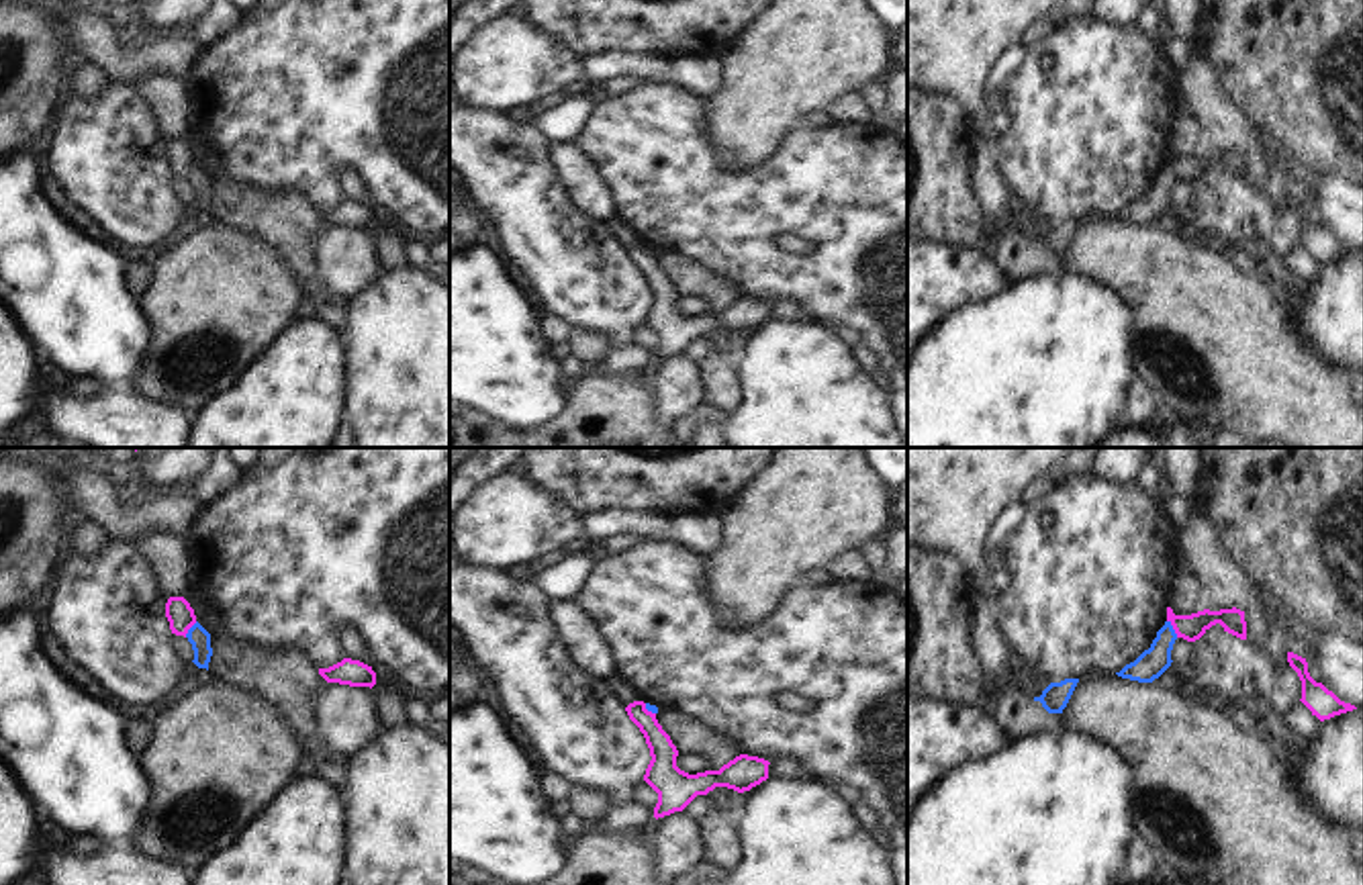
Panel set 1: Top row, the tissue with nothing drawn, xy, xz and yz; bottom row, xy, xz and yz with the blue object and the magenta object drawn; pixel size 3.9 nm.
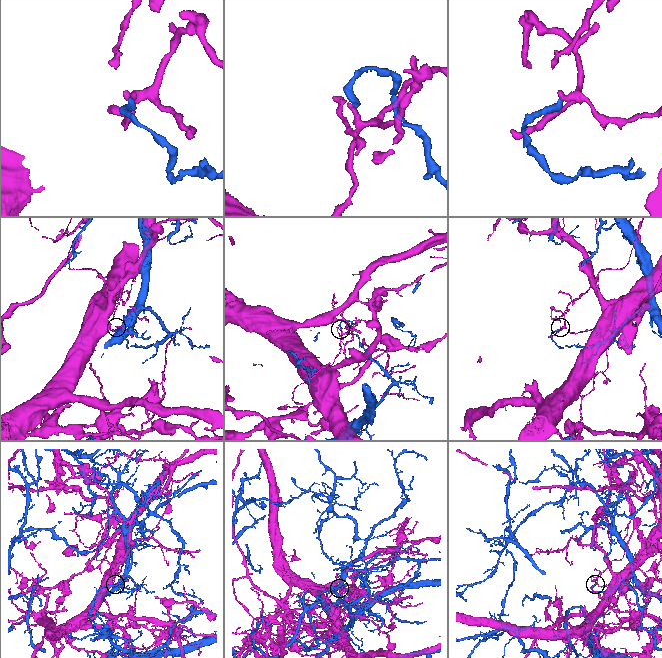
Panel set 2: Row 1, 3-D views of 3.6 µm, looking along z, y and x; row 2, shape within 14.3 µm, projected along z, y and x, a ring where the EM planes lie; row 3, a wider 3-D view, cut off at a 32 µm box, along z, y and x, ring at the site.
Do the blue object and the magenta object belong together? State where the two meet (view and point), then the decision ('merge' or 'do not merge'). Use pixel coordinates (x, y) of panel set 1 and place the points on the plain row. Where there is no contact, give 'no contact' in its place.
meets blue in yz at (1171, 170); do not merge

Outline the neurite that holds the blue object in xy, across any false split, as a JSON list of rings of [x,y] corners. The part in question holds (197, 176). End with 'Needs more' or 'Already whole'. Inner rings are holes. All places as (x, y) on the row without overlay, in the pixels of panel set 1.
[[[196,164],[188,176],[186,176],[188,184],[192,186],[194,192],[194,206],[198,211],[206,211],[208,213],[208,204],[213,198],[213,190],[210,190],[210,176]]]. Already whole.

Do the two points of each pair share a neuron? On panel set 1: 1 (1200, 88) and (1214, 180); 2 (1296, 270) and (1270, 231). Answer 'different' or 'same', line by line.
1: different
2: different

